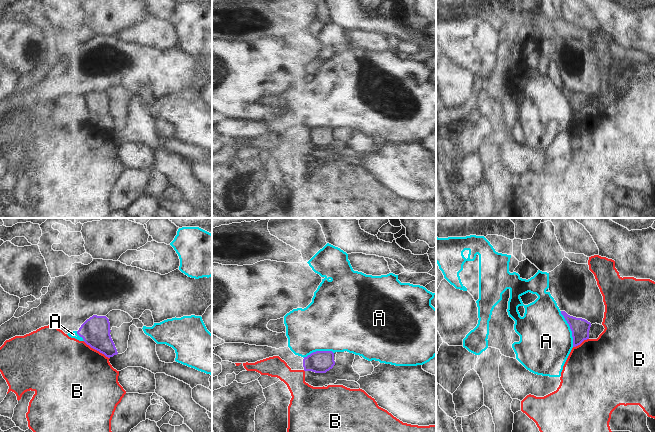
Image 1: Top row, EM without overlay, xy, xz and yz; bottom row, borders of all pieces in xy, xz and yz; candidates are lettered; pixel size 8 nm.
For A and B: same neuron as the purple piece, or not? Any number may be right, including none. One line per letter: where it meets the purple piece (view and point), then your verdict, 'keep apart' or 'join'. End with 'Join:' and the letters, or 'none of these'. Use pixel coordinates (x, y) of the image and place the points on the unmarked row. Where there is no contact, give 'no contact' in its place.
A: contact yz (570, 104); keep apart
B: contact xy (96, 125); keep apart
Join: none of these

